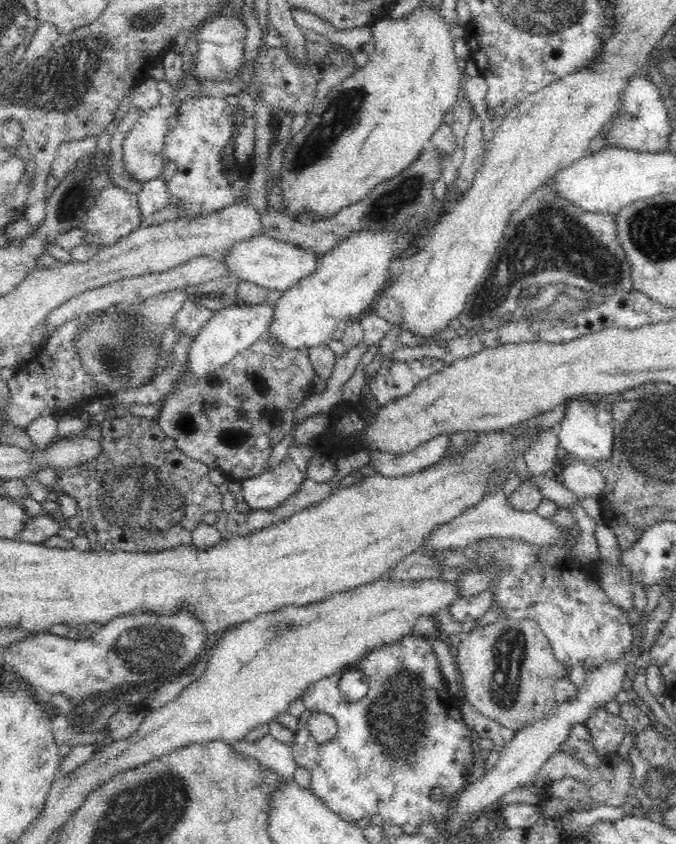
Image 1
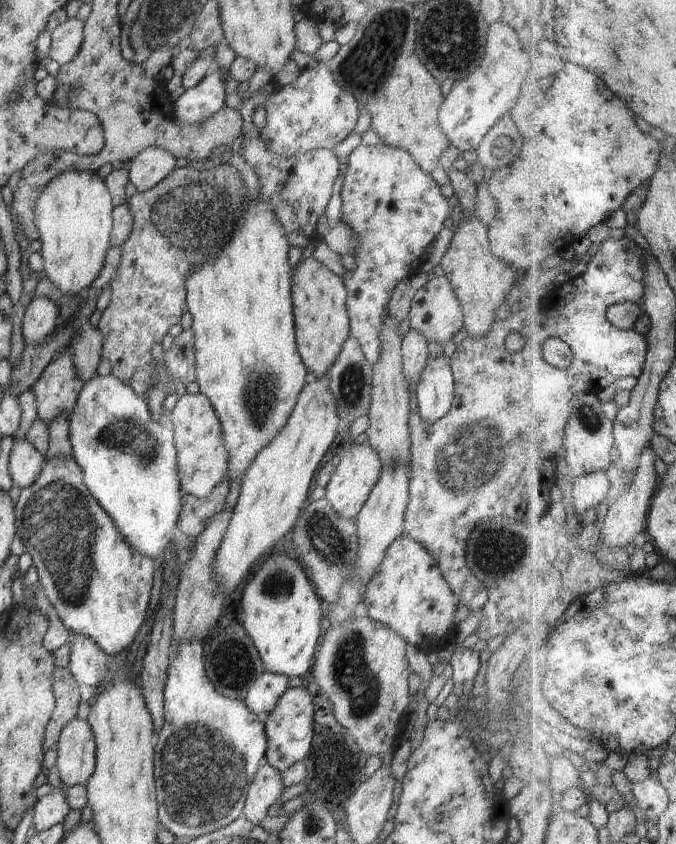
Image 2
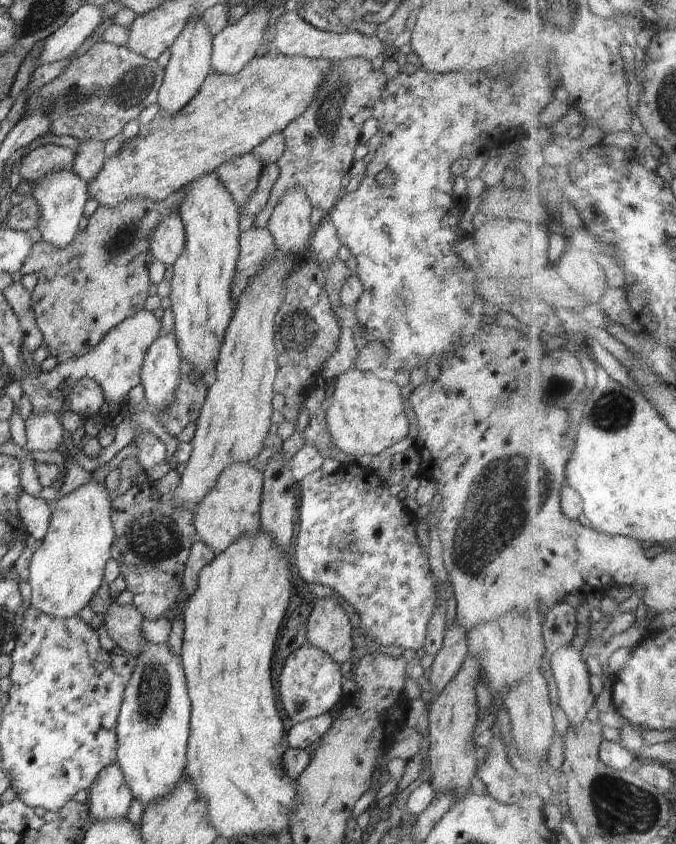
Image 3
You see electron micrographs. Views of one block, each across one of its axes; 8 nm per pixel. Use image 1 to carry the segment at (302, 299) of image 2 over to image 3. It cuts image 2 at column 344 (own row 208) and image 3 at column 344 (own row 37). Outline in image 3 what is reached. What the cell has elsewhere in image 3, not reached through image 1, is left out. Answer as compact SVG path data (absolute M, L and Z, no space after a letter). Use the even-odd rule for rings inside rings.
M355 368L337 376L335 385L334 395L326 403L327 426L331 440L350 457L350 460L365 461L372 458L408 435L411 418L407 401L402 397L401 388L394 381L380 380L372 372Z

